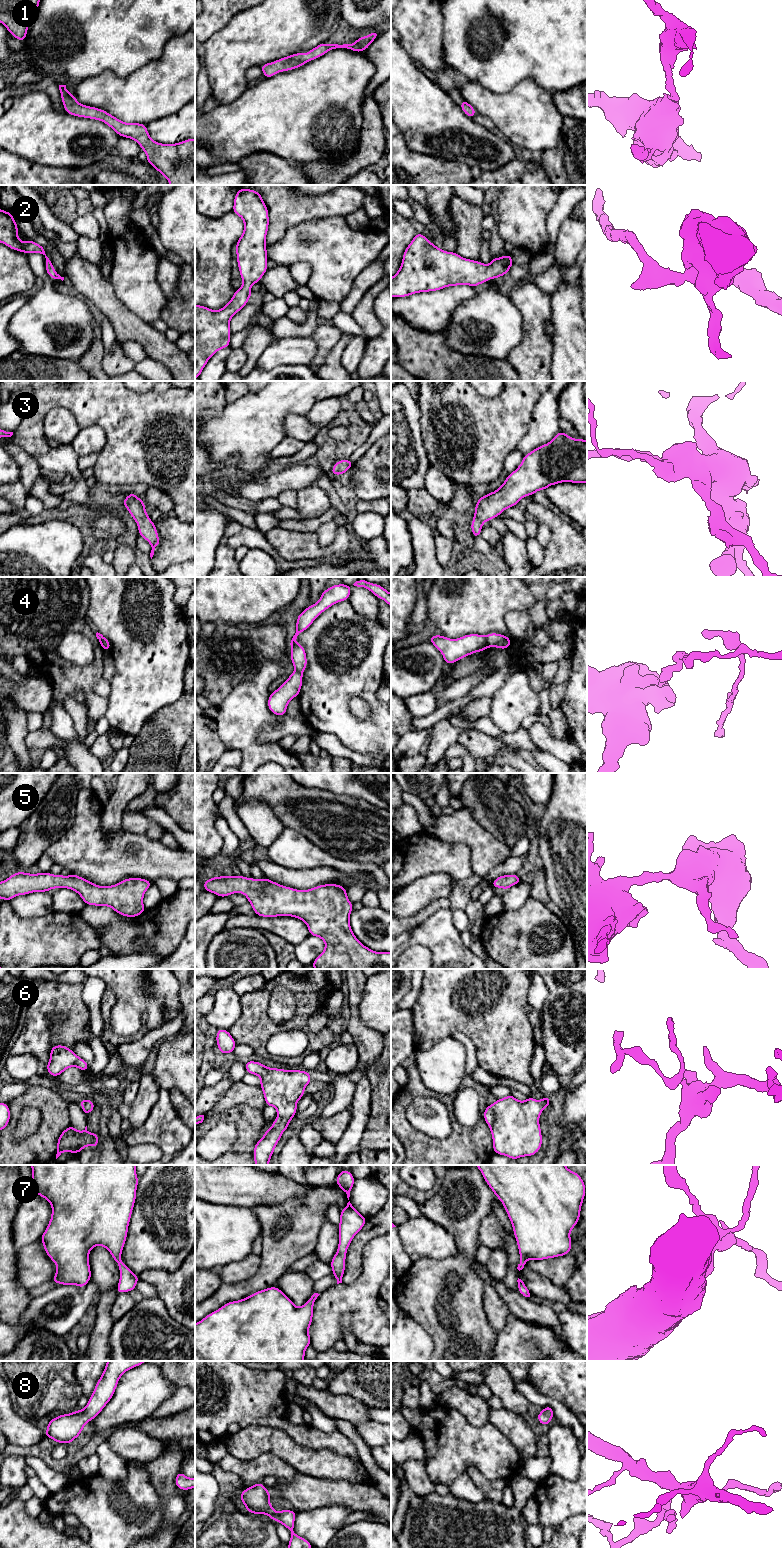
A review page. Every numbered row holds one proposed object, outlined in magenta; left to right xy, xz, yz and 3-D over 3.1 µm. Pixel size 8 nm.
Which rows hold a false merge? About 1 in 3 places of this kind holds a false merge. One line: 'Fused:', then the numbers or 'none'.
Fused: 4

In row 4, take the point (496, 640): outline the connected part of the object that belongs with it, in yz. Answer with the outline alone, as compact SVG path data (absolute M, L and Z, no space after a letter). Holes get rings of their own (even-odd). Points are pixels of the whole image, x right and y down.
M489 633L486 636L488 647L496 647L499 649L508 649L511 645L511 640L507 635L498 633Z

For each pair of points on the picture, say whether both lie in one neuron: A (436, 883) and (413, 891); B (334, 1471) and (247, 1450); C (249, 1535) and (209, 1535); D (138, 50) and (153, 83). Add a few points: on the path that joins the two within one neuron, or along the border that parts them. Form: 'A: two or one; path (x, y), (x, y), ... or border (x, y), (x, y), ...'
A: one; path (430, 888), (419, 891)
B: one; path (312, 1462), (300, 1458), (282, 1445), (269, 1445)
C: one; path (239, 1535), (219, 1535)
D: two; border (163, 49), (157, 58), (152, 59), (125, 77)

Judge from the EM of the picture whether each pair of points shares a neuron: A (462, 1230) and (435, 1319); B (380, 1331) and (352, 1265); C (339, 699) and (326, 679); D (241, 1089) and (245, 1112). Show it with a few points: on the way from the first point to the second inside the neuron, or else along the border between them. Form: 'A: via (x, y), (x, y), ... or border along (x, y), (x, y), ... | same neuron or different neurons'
A: via (463, 1252), (463, 1262), (453, 1279), (446, 1297) | same neuron
B: border along (362, 1254), (362, 1273), (352, 1283), (343, 1284) | different neurons
C: via (334, 694), (328, 688), (328, 684) | same neuron
D: border along (261, 1110), (244, 1104), (236, 1104), (225, 1111) | different neurons

